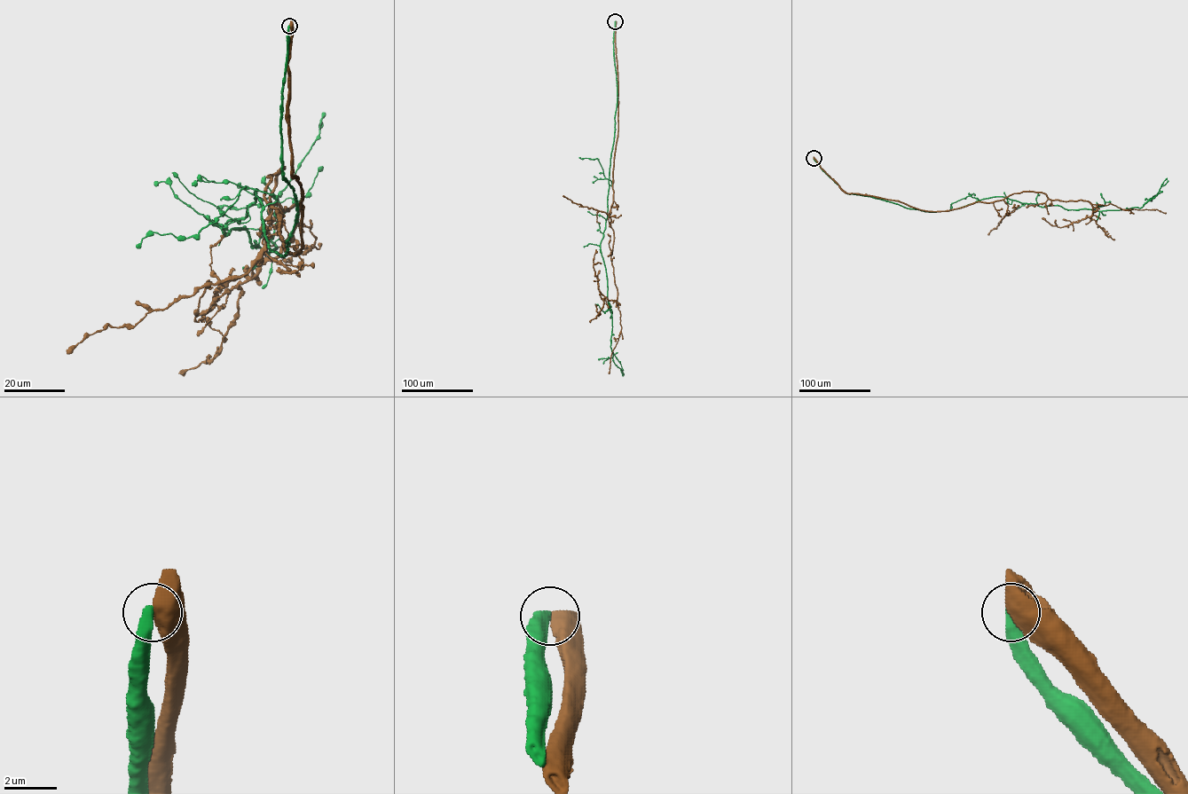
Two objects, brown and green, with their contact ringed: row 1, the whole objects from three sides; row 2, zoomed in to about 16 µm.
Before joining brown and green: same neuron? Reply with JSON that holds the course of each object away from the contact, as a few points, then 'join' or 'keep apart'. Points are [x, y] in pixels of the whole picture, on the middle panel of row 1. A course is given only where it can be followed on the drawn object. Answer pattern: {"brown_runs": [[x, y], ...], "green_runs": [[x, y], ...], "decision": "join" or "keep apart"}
{"brown_runs": [[615, 21], [617, 132], [609, 216], [614, 240], [610, 258], [621, 329], [610, 356], [609, 373]], "green_runs": [[615, 21], [613, 51], [617, 104], [607, 217], [600, 249], [611, 312], [612, 360], [624, 374]], "decision": "keep apart"}

